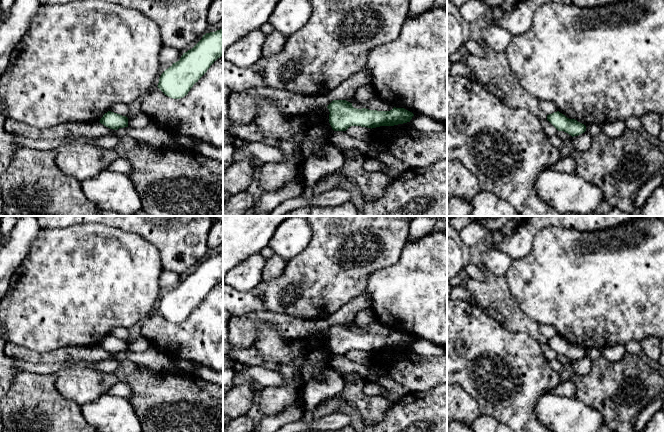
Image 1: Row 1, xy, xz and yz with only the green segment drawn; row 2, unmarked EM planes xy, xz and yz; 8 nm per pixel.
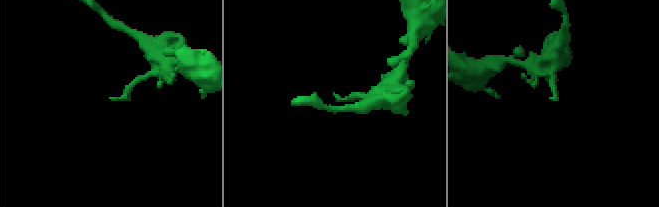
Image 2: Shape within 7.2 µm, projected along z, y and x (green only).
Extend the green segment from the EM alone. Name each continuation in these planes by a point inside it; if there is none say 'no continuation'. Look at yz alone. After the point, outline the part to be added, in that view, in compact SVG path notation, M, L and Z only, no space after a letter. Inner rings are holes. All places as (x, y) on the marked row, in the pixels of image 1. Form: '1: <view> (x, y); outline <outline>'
no continuation

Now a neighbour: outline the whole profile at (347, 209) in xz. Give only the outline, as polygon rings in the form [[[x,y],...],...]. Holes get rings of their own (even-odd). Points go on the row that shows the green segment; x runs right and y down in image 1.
[[[346,202],[333,207],[300,207],[282,216],[358,216],[358,212],[353,203]]]

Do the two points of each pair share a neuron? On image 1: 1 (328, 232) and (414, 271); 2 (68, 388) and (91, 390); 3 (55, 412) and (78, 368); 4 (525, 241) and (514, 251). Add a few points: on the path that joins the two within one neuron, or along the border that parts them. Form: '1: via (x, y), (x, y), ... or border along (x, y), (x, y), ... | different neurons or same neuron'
1: border along (407, 242), (395, 263), (374, 272) | different neurons
2: via (74, 388), (85, 388) | same neuron
3: border along (54, 374), (55, 388), (80, 407) | different neurons
4: via (522, 243), (517, 248) | same neuron

